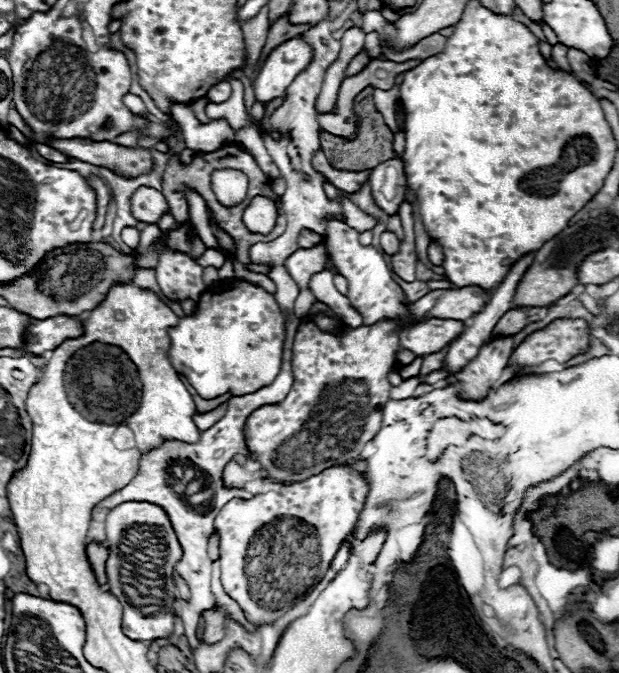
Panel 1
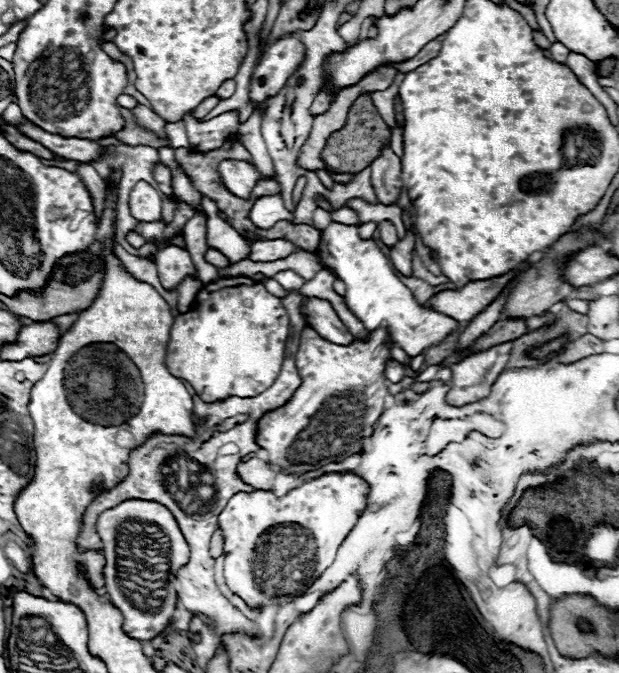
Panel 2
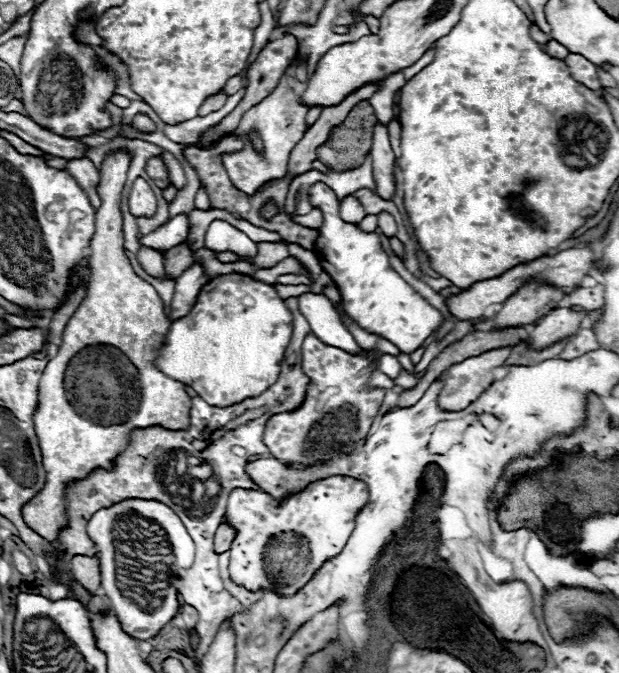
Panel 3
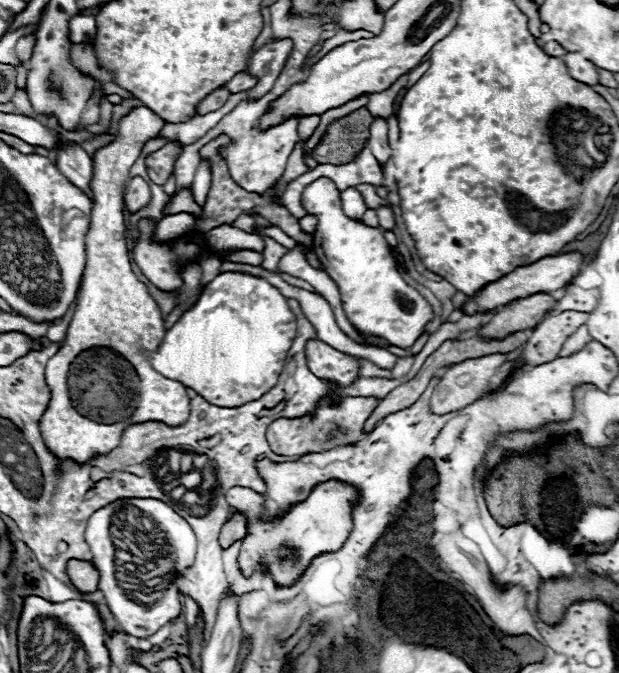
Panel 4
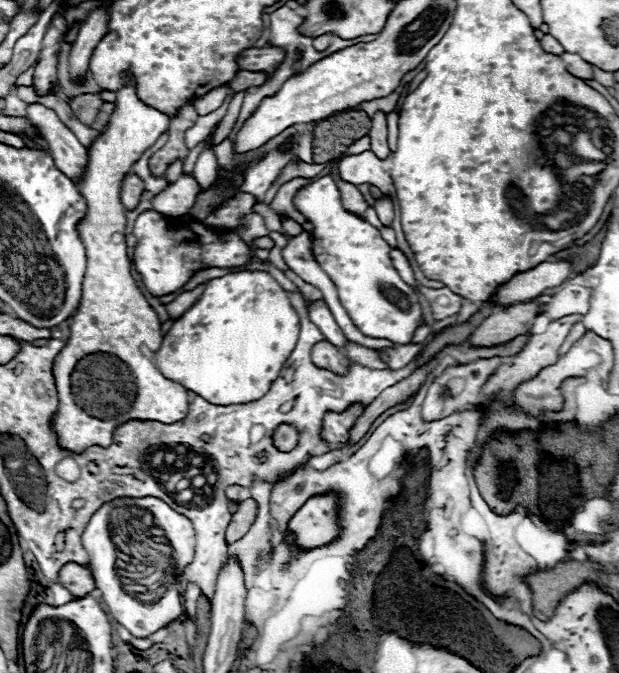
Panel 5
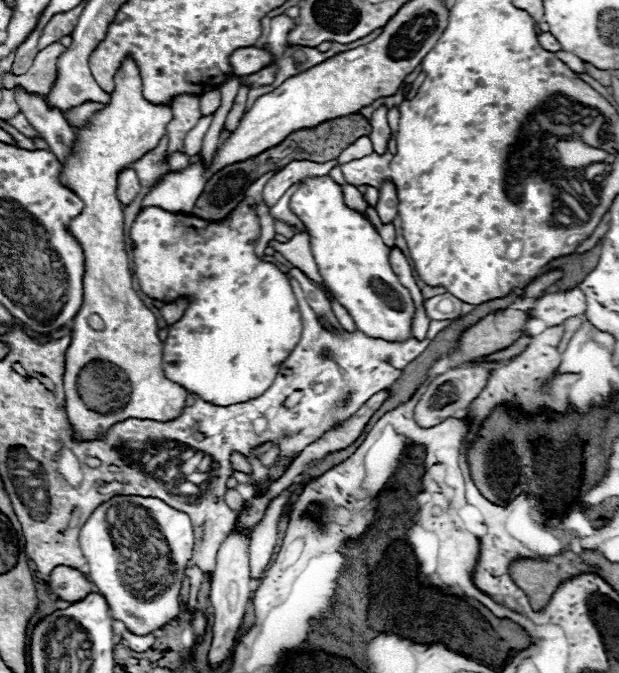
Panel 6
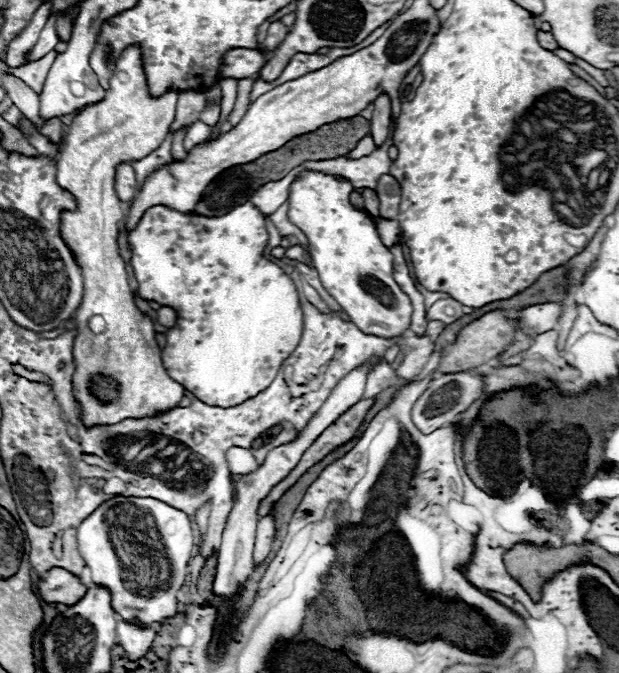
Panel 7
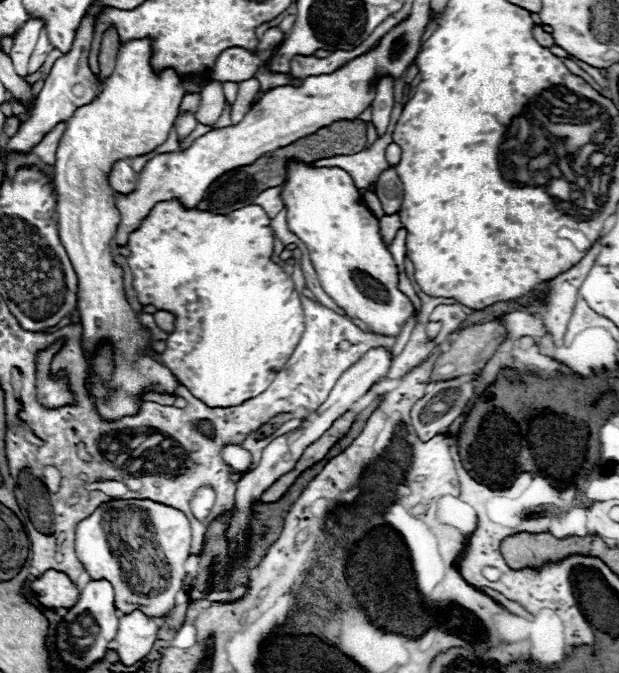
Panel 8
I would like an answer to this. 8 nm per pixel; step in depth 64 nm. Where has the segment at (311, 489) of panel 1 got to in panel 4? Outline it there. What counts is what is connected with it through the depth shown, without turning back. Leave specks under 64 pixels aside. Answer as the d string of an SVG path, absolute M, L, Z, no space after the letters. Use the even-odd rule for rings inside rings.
M330 480L316 486L304 502L294 504L284 518L272 518L272 522L268 524L258 524L256 514L264 510L262 508L264 498L250 488L240 488L240 486L230 488L226 492L228 504L238 512L246 514L248 518L246 542L240 548L240 566L244 574L248 576L252 568L262 560L276 582L292 584L300 576L300 572L304 572L304 568L310 564L314 556L318 556L320 552L334 552L344 544L344 540L348 538L348 532L352 530L350 512L356 498L358 498L358 492L352 486Z

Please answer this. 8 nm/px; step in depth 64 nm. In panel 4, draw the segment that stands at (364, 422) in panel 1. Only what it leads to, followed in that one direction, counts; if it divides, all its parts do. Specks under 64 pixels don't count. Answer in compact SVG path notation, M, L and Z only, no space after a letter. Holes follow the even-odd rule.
M310 340L306 344L308 368L316 372L322 380L332 380L336 384L352 384L358 376L358 364L352 356L328 346L322 340ZM348 398L340 406L322 404L316 410L314 418L306 416L304 420L274 420L266 432L268 444L276 454L282 454L282 456L326 452L336 446L356 444L358 440L362 440L362 424L372 414L376 404L378 404L378 398Z

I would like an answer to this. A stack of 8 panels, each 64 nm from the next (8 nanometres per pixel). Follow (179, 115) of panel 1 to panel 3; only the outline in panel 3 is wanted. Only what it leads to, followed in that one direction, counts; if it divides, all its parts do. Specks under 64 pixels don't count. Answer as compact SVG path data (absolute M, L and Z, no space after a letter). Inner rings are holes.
M286 34L286 36L282 36L282 38L278 38L278 40L274 40L274 42L268 42L262 50L260 50L260 54L258 54L258 58L248 66L248 70L246 70L246 76L248 76L248 88L246 88L246 96L244 96L244 100L218 124L218 130L214 130L214 128L210 128L206 134L204 134L204 142L202 142L202 146L208 146L208 144L216 144L216 140L220 140L220 136L224 136L226 132L232 132L232 128L236 128L236 124L240 122L240 116L248 110L248 108L252 108L252 104L258 104L260 100L264 100L264 96L268 96L268 92L272 92L272 88L276 88L276 84L278 84L278 80L280 80L280 76L284 74L284 70L288 68L288 64L292 64L292 60L296 58L296 52L298 52L298 42L296 42L296 38L294 36L290 36L290 34Z

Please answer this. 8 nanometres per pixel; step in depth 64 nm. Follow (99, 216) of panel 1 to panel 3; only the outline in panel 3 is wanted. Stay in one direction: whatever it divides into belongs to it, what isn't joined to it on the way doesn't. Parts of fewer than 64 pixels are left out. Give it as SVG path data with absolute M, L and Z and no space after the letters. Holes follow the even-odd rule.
M84 156L84 158L72 158L68 160L66 168L64 168L76 182L78 186L88 194L90 202L94 208L100 206L100 198L96 192L96 184L98 184L98 168Z

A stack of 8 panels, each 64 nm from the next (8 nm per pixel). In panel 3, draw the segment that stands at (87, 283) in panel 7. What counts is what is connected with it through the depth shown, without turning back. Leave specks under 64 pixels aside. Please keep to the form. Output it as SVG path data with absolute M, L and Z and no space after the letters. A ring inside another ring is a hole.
M136 114L128 126L130 126L134 132L142 132L142 134L156 130L156 124L154 124L146 114ZM124 150L110 152L102 160L100 182L96 188L102 206L96 210L94 234L90 238L90 258L88 258L90 276L88 276L86 296L78 304L74 316L70 318L64 330L58 354L46 364L46 370L42 372L40 378L40 400L38 400L38 410L34 414L34 426L44 456L42 464L46 470L46 488L30 504L24 506L22 516L24 522L30 528L36 528L36 532L40 532L40 536L44 536L48 542L56 540L58 530L66 524L62 500L66 484L70 480L80 480L94 468L110 468L110 460L114 460L124 450L126 436L134 428L146 428L152 424L160 424L162 428L188 428L190 424L190 396L184 390L186 386L178 380L164 376L158 368L154 368L154 358L170 328L164 304L156 294L156 290L134 274L124 250L120 200L130 160L132 158Z

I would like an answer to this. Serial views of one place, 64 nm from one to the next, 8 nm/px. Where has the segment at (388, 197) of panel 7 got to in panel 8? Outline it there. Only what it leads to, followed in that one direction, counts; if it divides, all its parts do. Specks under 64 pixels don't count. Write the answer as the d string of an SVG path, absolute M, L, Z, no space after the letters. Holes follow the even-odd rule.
M394 166L384 170L376 182L376 194L382 202L384 214L394 214L402 206L402 180Z

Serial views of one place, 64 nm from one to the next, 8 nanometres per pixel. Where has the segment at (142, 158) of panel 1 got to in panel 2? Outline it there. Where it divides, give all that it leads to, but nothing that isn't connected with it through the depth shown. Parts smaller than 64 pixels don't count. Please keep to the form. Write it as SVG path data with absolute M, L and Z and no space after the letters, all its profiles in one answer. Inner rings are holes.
M26 120L24 124L14 124L24 136L28 136L30 140L42 144L44 148L48 148L50 152L54 152L58 158L66 158L66 160L76 160L76 162L90 162L94 158L100 156L102 146L98 146L92 140L82 140L82 138L64 138L58 134L50 134L42 128L38 128L36 124L32 124L30 120Z

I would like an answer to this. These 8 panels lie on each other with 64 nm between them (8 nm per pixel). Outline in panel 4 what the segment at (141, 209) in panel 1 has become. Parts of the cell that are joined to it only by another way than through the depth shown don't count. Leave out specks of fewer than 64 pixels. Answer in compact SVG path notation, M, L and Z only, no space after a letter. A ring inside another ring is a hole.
M134 176L128 182L126 192L124 192L124 204L126 204L126 208L130 212L136 212L142 206L146 206L148 200L150 200L150 188L148 188L148 184L140 176Z

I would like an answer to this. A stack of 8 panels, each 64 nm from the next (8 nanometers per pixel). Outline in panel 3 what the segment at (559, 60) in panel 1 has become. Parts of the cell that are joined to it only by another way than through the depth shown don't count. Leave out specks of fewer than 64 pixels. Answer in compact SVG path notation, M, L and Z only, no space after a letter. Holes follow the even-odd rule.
M550 40L548 44L544 44L544 52L548 52L550 56L556 56L558 60L564 60L570 52L562 46L562 44L558 44L556 40Z

